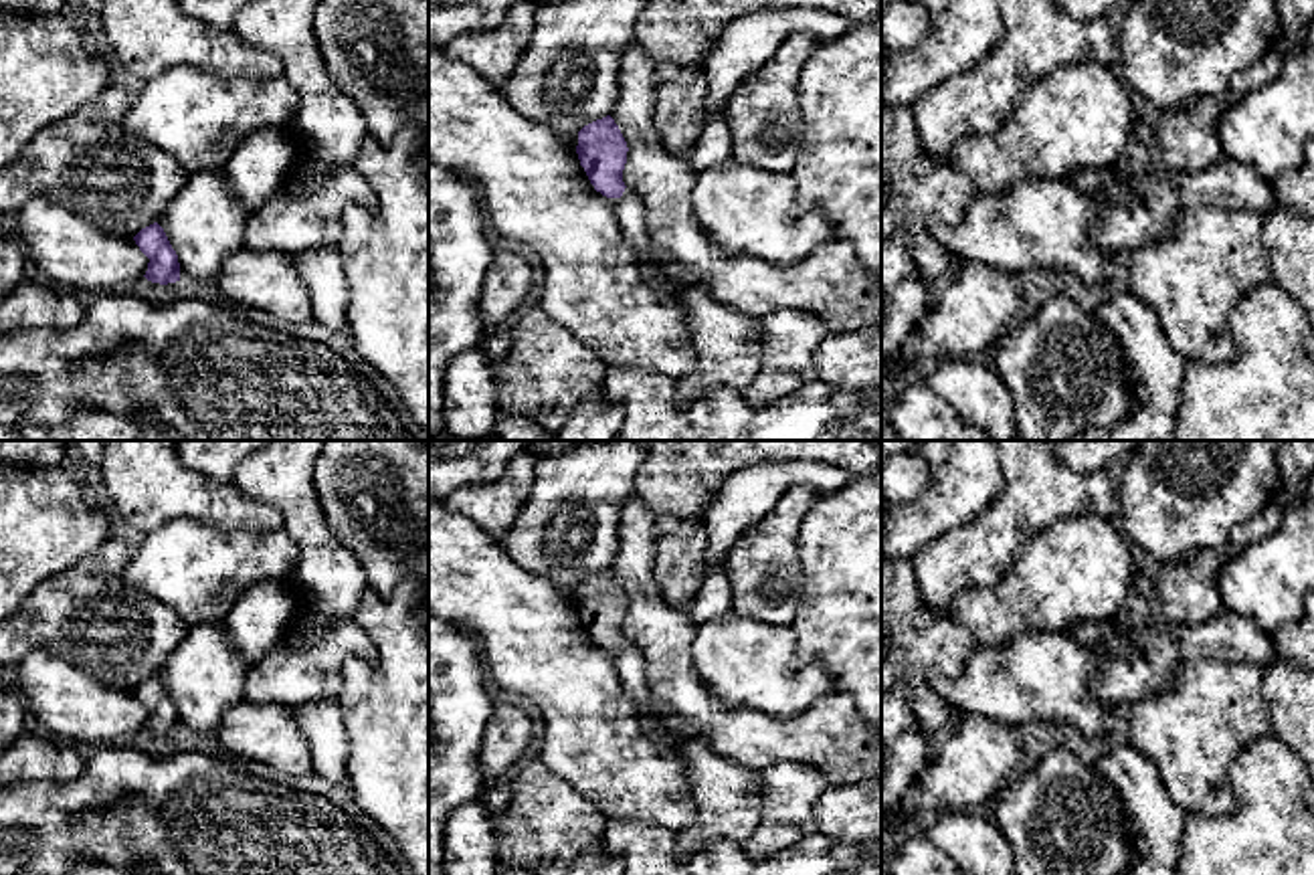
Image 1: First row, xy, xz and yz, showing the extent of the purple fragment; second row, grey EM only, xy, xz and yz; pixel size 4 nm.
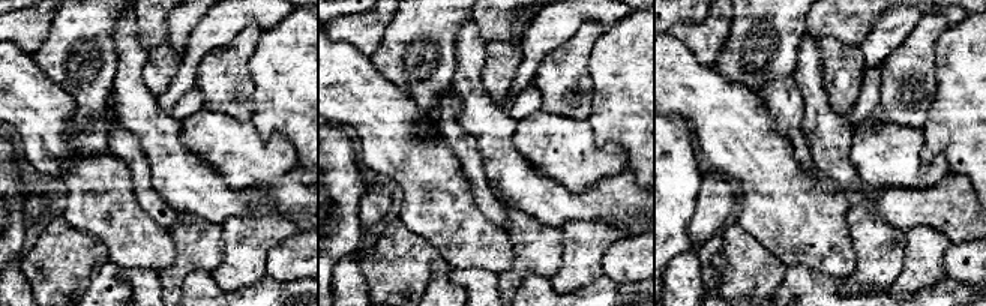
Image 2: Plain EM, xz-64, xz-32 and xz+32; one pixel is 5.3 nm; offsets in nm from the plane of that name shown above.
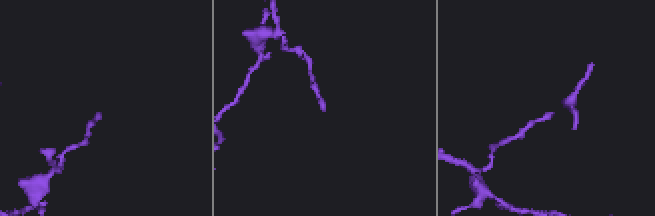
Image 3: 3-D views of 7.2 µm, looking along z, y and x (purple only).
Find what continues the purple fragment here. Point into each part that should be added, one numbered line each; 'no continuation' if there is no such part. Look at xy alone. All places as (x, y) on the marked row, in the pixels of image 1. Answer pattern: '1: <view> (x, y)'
no continuation

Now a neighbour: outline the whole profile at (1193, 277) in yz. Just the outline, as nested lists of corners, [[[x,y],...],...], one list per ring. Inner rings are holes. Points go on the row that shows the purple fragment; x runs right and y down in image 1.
[[[1251,208],[1181,212],[1172,234],[1128,255],[1128,293],[1158,313],[1168,344],[1185,362],[1235,360],[1229,315],[1249,291],[1268,283],[1263,216]]]

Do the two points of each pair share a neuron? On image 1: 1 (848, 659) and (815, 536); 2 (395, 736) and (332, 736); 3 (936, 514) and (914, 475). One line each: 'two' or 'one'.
1: one
2: two
3: two

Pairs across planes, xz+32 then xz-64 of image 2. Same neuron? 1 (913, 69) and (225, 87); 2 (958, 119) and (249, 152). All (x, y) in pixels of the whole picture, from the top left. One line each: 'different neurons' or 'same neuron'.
1: same neuron
2: different neurons

